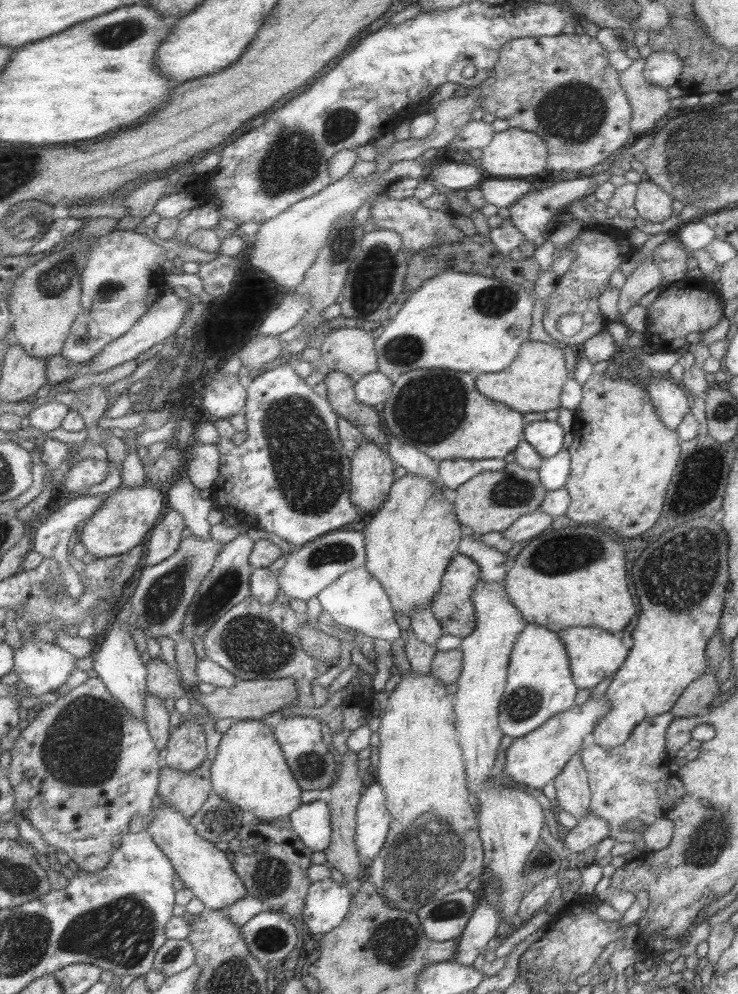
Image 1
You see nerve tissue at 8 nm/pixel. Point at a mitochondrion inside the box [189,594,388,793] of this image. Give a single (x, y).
(253, 644)

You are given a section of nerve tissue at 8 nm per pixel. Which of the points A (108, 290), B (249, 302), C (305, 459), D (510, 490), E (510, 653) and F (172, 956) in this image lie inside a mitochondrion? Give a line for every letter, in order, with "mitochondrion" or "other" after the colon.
A: mitochondrion
B: other
C: mitochondrion
D: mitochondrion
E: other
F: mitochondrion

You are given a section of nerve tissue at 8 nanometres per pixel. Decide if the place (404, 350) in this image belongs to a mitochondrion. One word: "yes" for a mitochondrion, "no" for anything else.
yes

